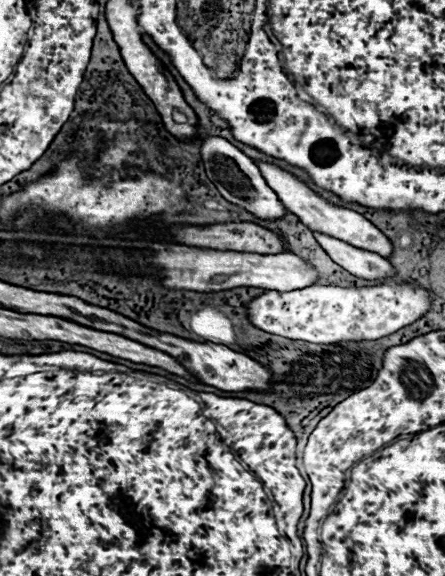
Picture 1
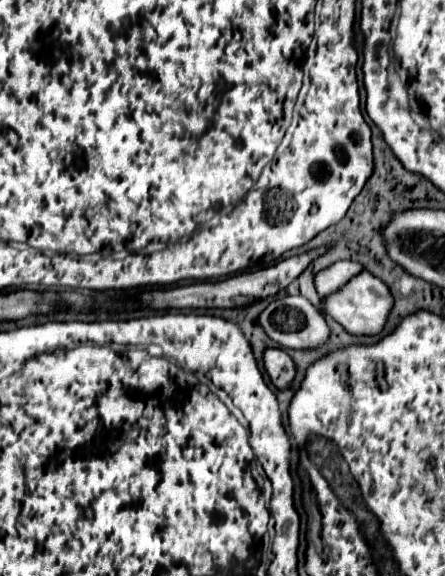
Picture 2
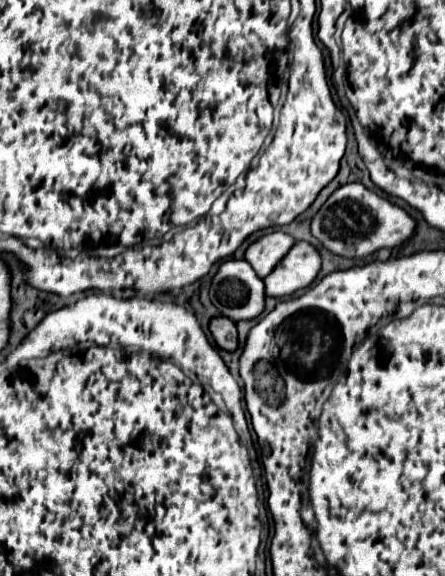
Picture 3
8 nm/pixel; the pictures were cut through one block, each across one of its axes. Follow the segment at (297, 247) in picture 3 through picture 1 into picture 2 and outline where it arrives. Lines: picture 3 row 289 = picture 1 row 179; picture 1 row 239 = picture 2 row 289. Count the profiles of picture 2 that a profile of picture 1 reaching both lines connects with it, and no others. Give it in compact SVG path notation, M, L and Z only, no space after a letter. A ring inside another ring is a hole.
M368 270L358 272L342 288L338 288L336 292L322 298L322 314L332 316L350 334L356 334L356 336L378 334L386 322L390 308L392 308L392 294L388 292L386 284L380 278L372 276Z

